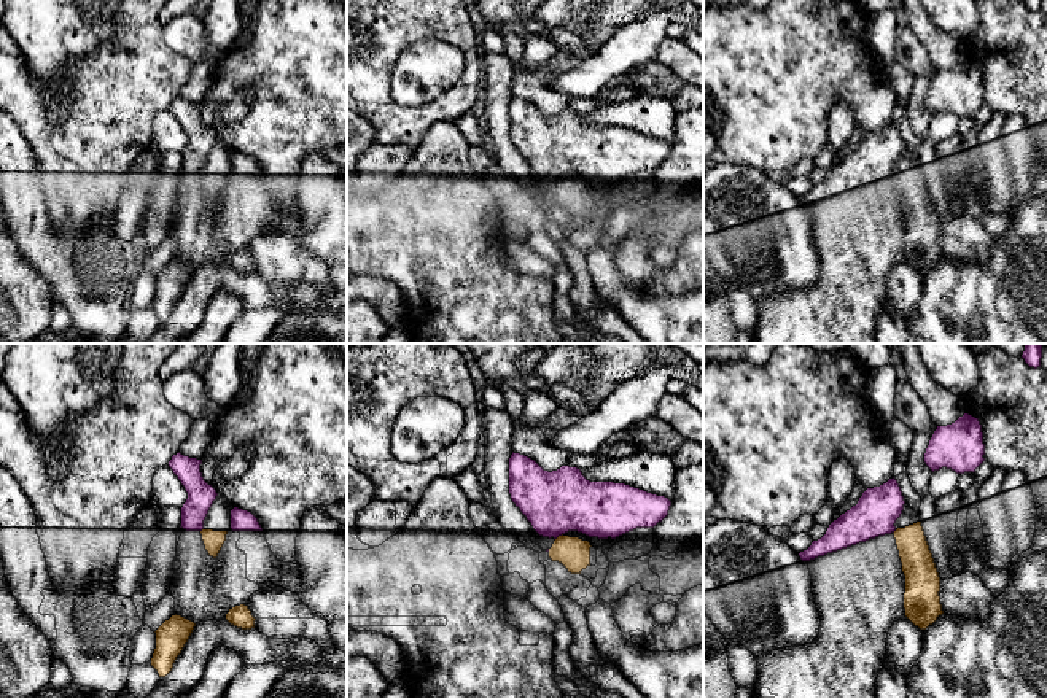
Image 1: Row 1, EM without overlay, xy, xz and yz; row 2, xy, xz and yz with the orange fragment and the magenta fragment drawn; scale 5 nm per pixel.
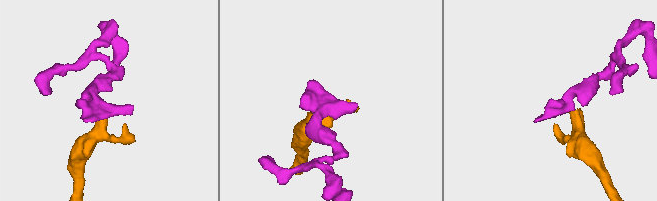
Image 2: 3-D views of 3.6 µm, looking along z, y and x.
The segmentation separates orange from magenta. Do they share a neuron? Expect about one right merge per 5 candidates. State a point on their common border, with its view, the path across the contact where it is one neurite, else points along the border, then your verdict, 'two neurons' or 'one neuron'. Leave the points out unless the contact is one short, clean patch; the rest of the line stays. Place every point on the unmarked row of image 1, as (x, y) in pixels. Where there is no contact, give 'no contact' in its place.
xz (559, 180) | along xz (562, 177), (556, 183) | two neurons

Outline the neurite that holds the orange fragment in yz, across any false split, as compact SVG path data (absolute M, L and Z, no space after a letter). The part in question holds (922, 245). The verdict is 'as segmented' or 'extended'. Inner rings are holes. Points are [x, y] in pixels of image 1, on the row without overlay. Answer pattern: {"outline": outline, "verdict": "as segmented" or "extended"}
{"outline": "M907 146L894 170L893 178L905 219L905 261L920 273L926 273L944 258L939 240L940 221L920 161Z", "verdict": "extended"}

